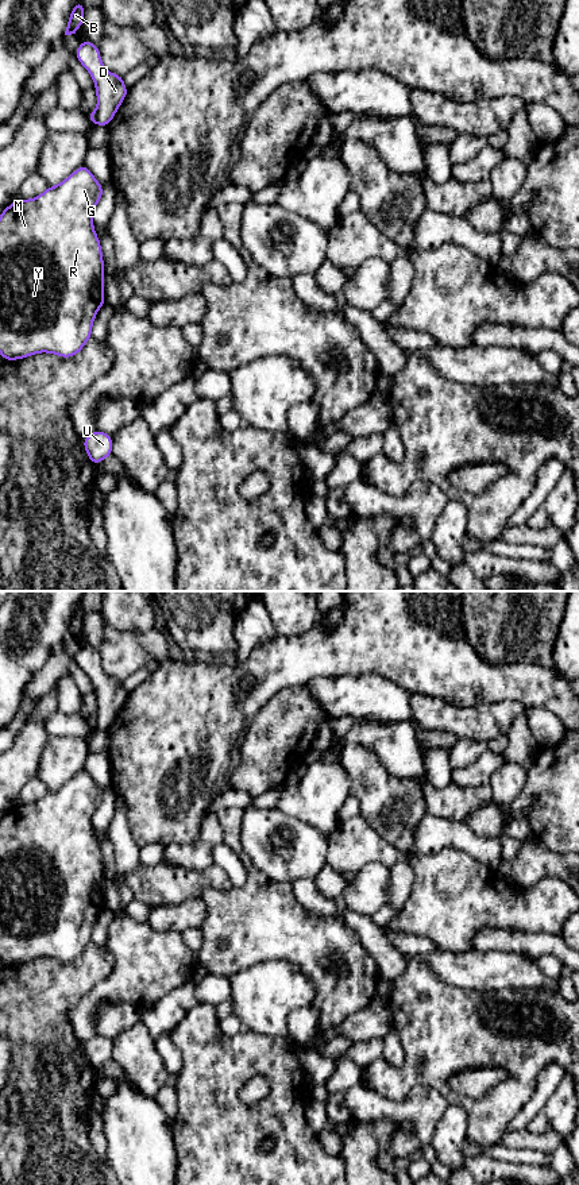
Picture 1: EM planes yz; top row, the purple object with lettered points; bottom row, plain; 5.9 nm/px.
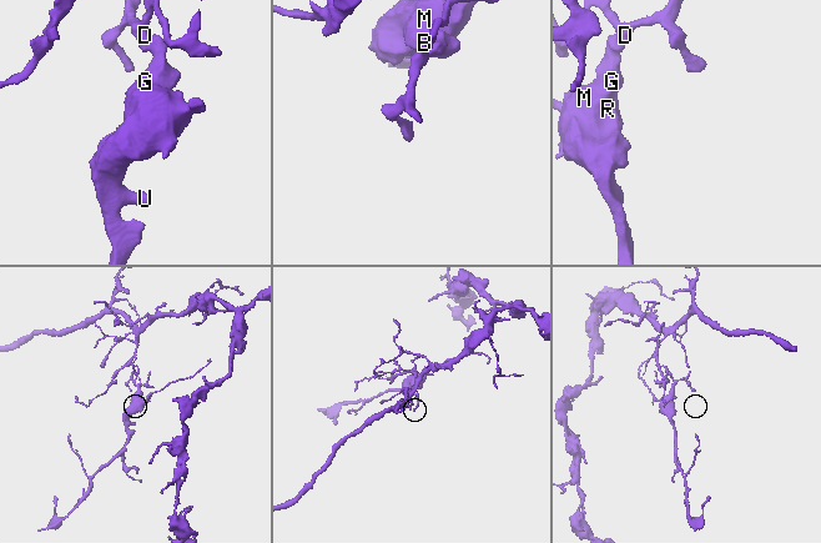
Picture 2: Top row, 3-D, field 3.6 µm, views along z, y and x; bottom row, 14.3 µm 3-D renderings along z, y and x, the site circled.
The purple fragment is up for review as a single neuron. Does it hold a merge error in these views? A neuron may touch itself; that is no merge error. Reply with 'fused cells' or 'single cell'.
fused cells

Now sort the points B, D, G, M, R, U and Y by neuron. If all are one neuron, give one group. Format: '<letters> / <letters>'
B D / G M R U Y

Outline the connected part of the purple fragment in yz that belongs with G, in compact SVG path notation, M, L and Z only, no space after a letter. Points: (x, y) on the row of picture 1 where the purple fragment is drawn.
M82 165L55 186L30 200L16 200L0 215L0 355L24 359L39 352L77 355L92 337L92 324L105 304L104 260L93 211L104 186Z

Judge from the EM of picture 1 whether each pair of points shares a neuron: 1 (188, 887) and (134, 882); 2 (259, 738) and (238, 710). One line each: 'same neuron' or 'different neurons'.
1: same neuron
2: different neurons

